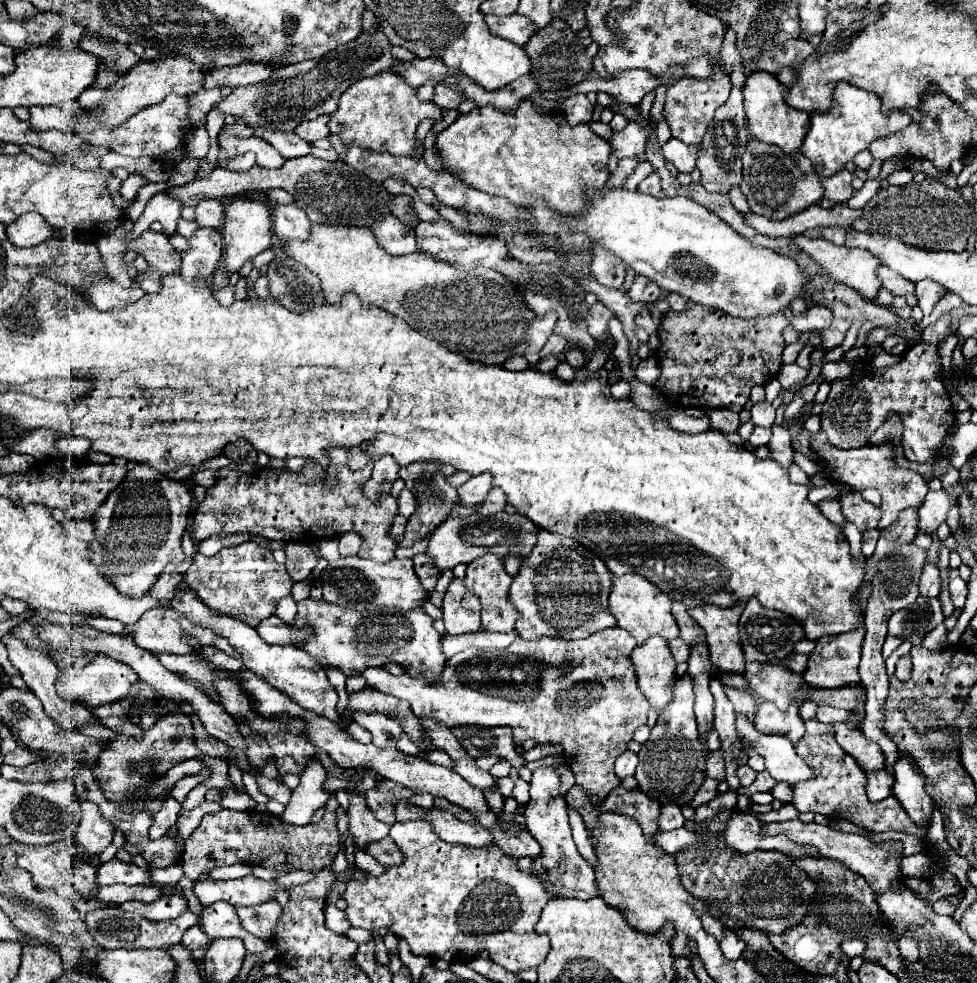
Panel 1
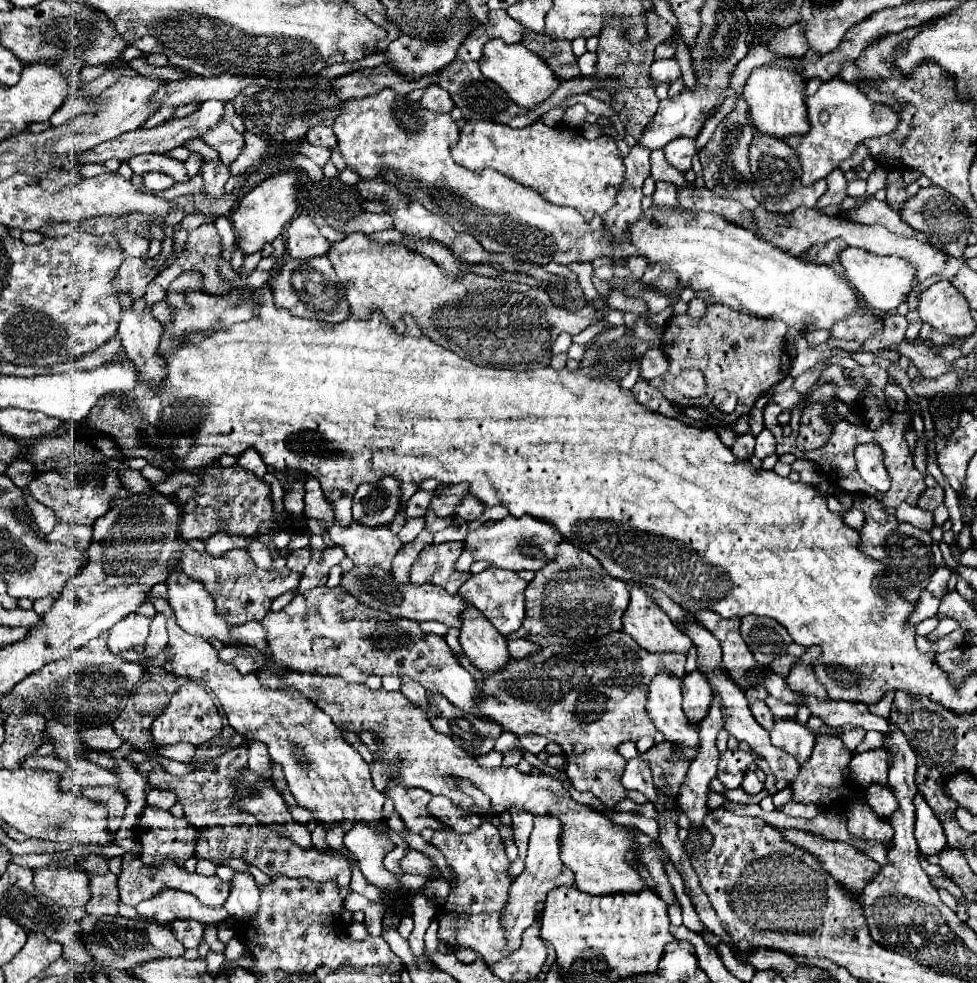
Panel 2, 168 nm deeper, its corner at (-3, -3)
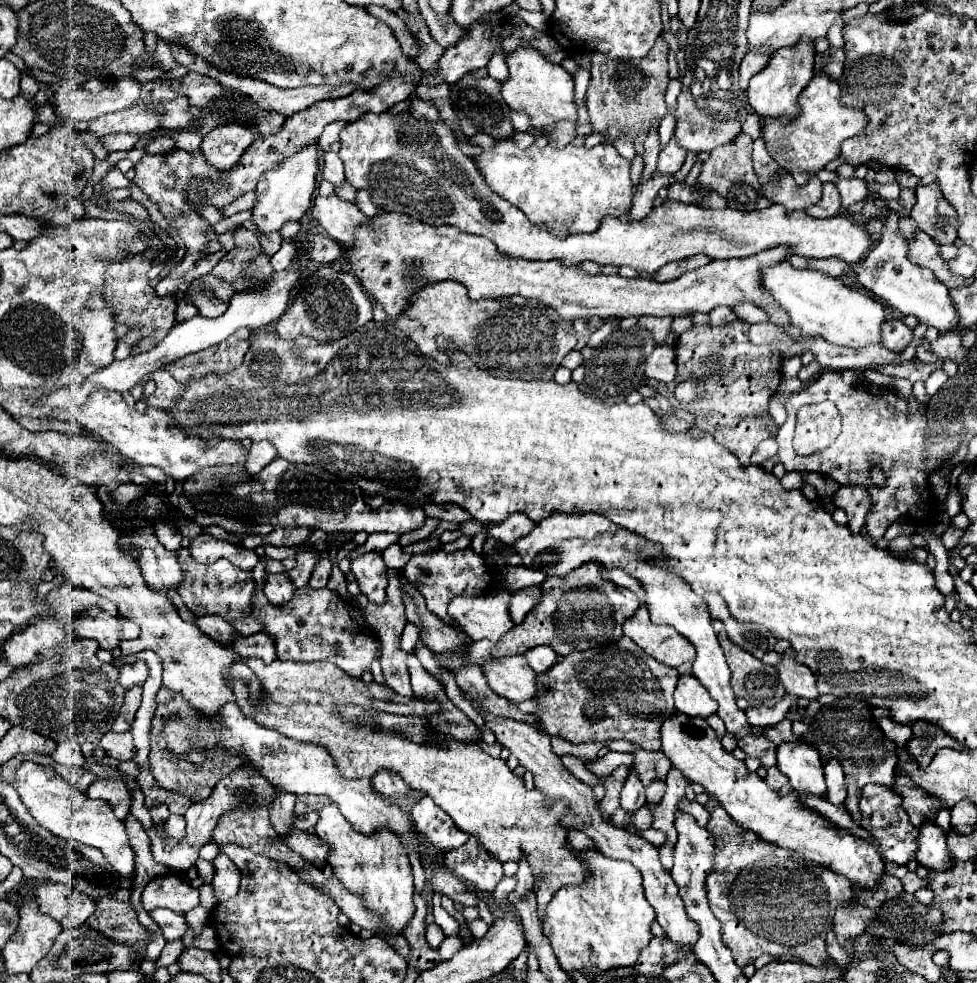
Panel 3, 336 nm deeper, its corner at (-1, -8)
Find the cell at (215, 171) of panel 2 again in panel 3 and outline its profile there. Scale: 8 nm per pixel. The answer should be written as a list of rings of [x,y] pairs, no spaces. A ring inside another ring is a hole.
[[[228,122],[210,130],[202,140],[202,154],[216,170],[234,168],[256,134],[244,122]]]

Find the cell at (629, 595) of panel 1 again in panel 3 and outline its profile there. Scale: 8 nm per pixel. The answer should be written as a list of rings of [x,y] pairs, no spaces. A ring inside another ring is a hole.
[[[640,606],[636,616],[624,622],[624,636],[632,638],[648,656],[672,668],[696,658],[692,644],[672,626],[656,626],[650,620],[646,606]]]

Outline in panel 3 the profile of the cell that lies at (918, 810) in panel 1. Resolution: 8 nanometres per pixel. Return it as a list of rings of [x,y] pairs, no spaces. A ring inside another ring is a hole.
[[[924,824],[918,836],[920,850],[916,862],[932,872],[944,872],[952,866],[952,856],[946,846],[946,832],[936,824]]]

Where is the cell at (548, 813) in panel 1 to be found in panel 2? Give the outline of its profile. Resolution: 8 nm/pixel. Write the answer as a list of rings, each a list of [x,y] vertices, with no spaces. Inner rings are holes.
[[[536,815],[534,817],[534,829],[532,829],[532,835],[530,835],[530,841],[528,841],[528,857],[526,857],[526,869],[522,871],[520,877],[516,877],[516,881],[512,883],[510,887],[510,897],[508,897],[508,903],[504,907],[504,927],[506,927],[506,939],[508,939],[508,949],[504,949],[506,953],[510,953],[512,949],[518,949],[518,943],[520,943],[520,937],[522,937],[522,931],[526,927],[530,927],[530,923],[536,919],[536,905],[546,901],[548,893],[556,887],[576,887],[576,881],[574,881],[574,873],[562,863],[560,859],[560,839],[562,839],[562,821],[554,815]]]

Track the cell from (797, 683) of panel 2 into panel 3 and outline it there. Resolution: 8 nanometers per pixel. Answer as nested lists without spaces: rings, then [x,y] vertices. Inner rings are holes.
[[[784,656],[776,668],[778,668],[780,682],[784,684],[788,694],[796,694],[796,696],[802,696],[802,698],[808,698],[808,700],[818,698],[816,676],[808,666],[798,664],[794,658]]]

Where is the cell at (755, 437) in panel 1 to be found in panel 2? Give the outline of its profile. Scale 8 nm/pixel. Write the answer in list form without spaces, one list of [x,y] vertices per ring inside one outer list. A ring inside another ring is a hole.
[[[764,429],[764,431],[762,431],[758,437],[756,437],[754,455],[756,455],[758,459],[764,459],[764,457],[772,455],[772,453],[774,453],[774,449],[776,449],[776,441],[774,441],[774,435],[772,435],[768,429]]]

